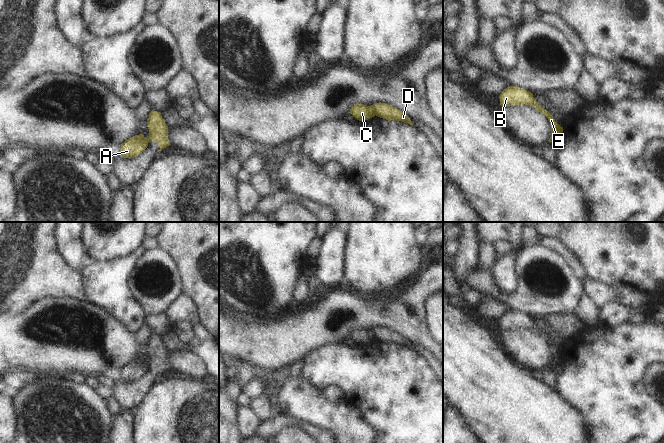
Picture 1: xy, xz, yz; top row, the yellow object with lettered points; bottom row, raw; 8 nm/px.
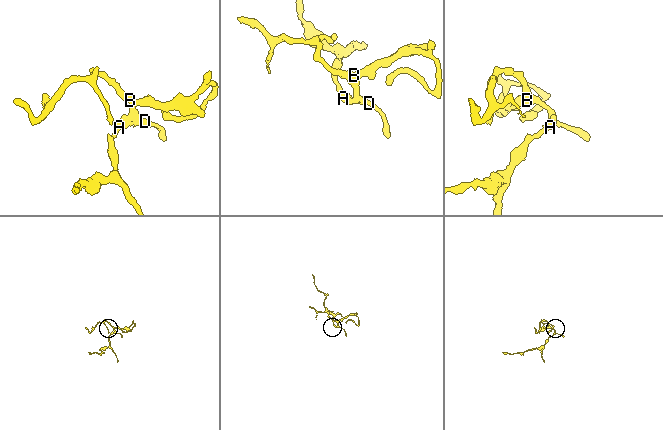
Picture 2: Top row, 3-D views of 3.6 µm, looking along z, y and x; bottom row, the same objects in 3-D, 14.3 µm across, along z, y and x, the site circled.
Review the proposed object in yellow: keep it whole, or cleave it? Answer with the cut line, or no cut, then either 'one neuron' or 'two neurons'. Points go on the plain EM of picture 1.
yz (561, 357), (555, 360), (553, 367) | two neurons

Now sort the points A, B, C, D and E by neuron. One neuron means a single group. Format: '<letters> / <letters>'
A C / B D E

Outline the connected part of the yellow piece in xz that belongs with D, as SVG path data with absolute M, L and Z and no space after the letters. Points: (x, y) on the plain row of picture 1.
M381 326L374 327L372 331L375 339L380 342L386 343L388 345L391 344L402 345L404 347L408 347L413 350L410 341L408 341L405 337L397 333L396 331Z

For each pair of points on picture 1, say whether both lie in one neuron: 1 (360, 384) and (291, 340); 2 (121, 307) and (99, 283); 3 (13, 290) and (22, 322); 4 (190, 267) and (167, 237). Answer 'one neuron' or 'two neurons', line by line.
1: two neurons
2: one neuron
3: two neurons
4: one neuron

